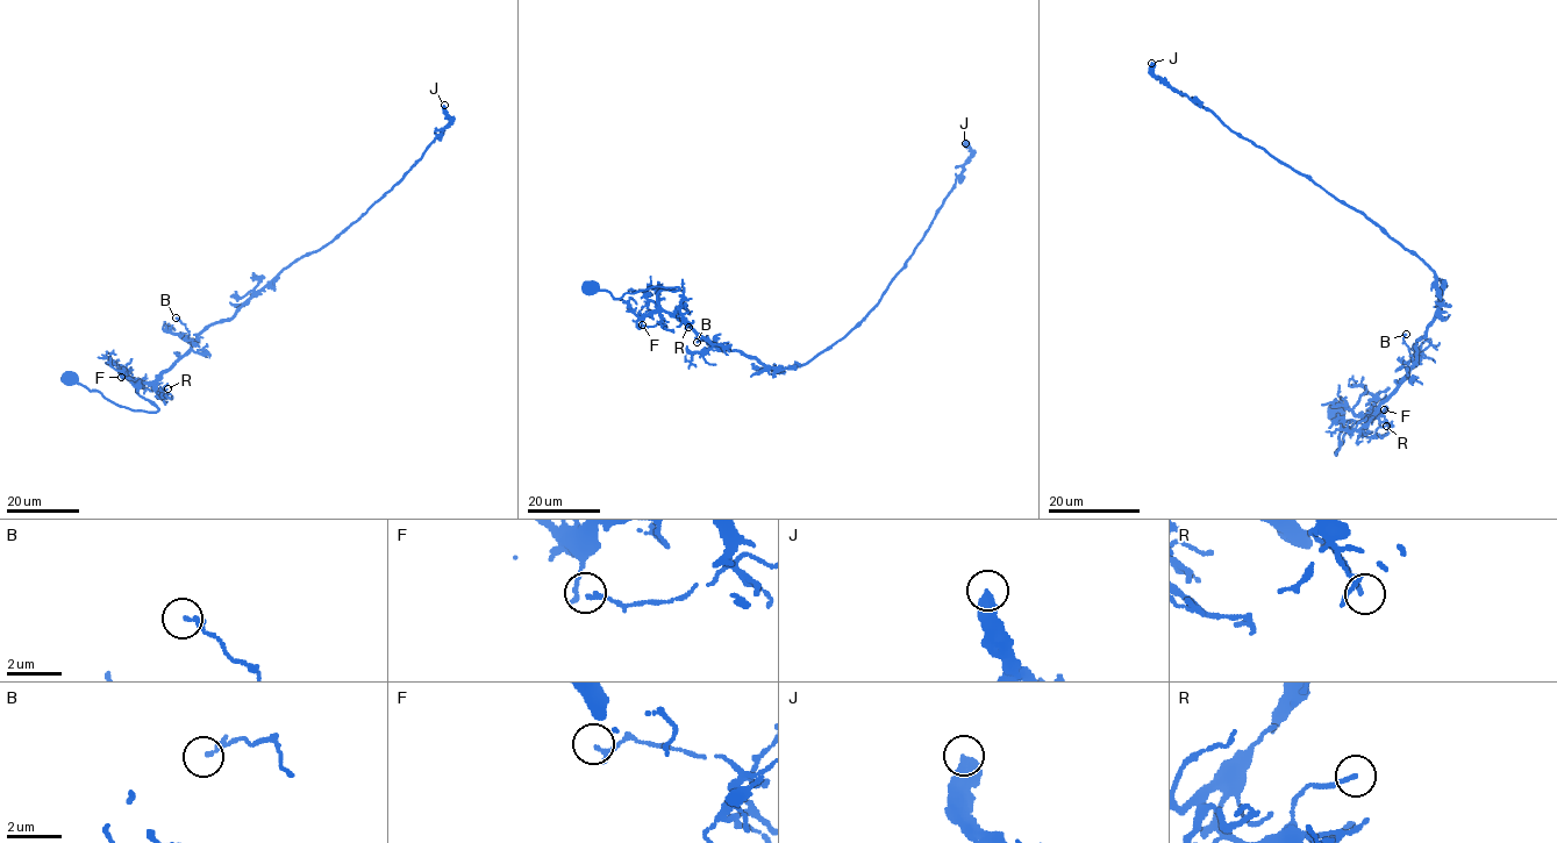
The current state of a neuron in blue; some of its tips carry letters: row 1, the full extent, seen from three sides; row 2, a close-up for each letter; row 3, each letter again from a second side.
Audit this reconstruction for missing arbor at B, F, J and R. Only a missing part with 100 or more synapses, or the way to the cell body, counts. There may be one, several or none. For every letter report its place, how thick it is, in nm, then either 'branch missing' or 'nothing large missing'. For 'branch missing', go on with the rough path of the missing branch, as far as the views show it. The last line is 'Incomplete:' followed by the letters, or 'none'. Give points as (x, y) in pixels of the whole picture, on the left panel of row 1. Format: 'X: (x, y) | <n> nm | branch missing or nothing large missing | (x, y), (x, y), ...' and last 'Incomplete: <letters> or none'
B: (176, 318) | 180 nm | nothing large missing
F: (121, 377) | 180 nm | nothing large missing
J: (444, 105) | 480 nm | nothing large missing
R: (168, 388) | 130 nm | nothing large missing
Incomplete: none

